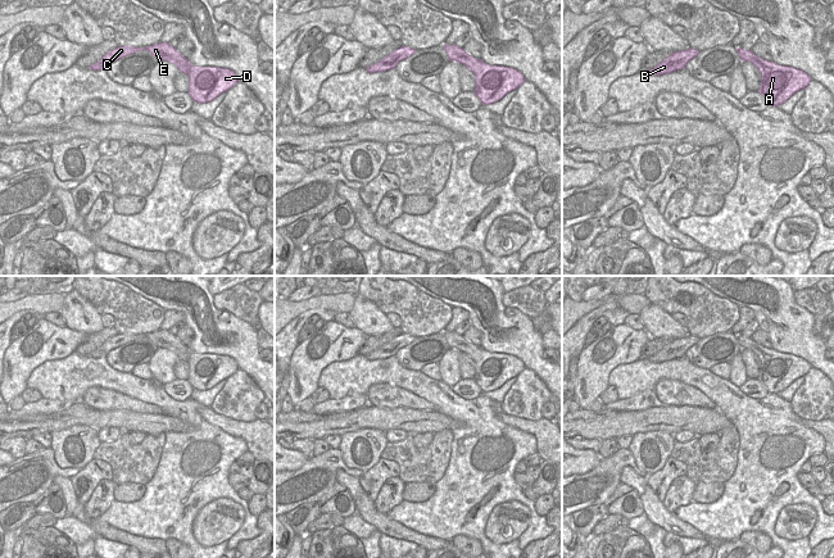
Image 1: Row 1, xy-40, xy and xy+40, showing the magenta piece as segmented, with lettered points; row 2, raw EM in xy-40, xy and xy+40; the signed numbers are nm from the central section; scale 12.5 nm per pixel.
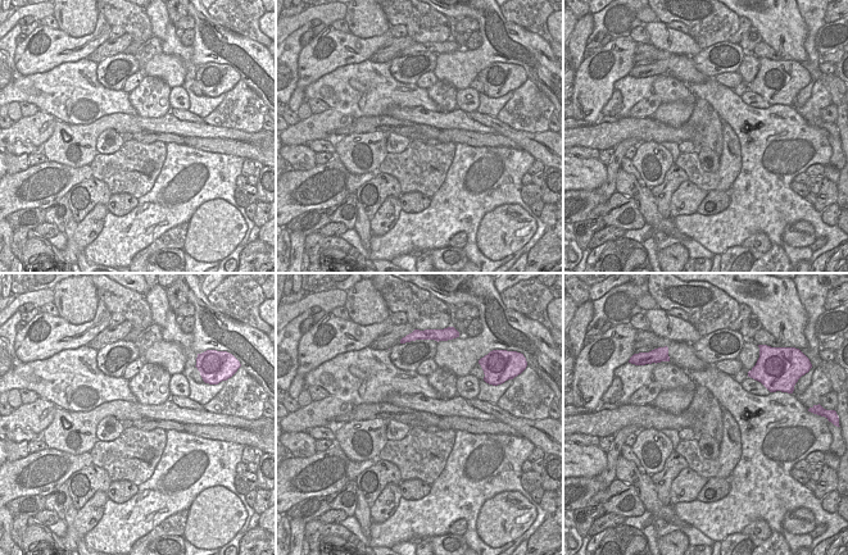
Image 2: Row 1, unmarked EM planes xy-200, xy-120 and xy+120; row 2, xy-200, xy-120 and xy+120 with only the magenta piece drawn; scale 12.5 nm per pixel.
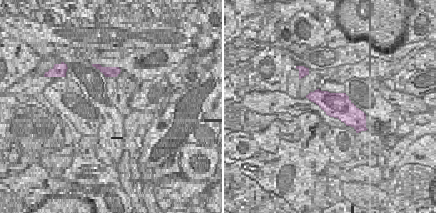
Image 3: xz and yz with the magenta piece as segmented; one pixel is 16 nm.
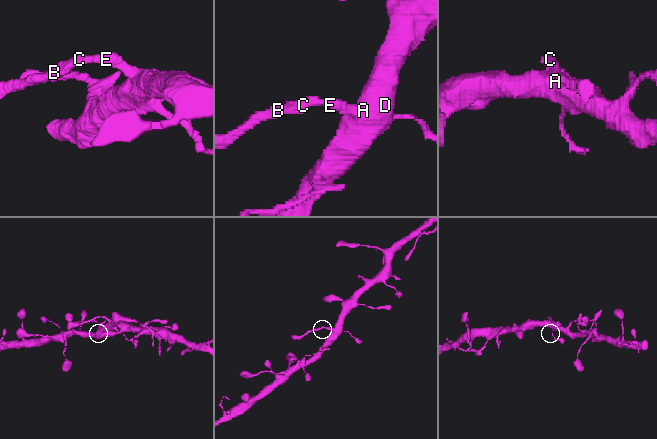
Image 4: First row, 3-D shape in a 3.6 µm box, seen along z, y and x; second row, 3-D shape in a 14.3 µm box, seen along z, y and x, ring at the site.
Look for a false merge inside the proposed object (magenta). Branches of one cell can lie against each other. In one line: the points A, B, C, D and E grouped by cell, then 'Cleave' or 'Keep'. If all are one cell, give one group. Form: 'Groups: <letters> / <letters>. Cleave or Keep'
Groups: A B C D E. Keep

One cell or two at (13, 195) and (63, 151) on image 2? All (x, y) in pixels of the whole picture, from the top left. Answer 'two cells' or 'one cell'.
two cells

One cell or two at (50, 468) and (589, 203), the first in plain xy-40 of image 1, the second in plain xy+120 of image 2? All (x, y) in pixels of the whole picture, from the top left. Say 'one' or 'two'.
one

